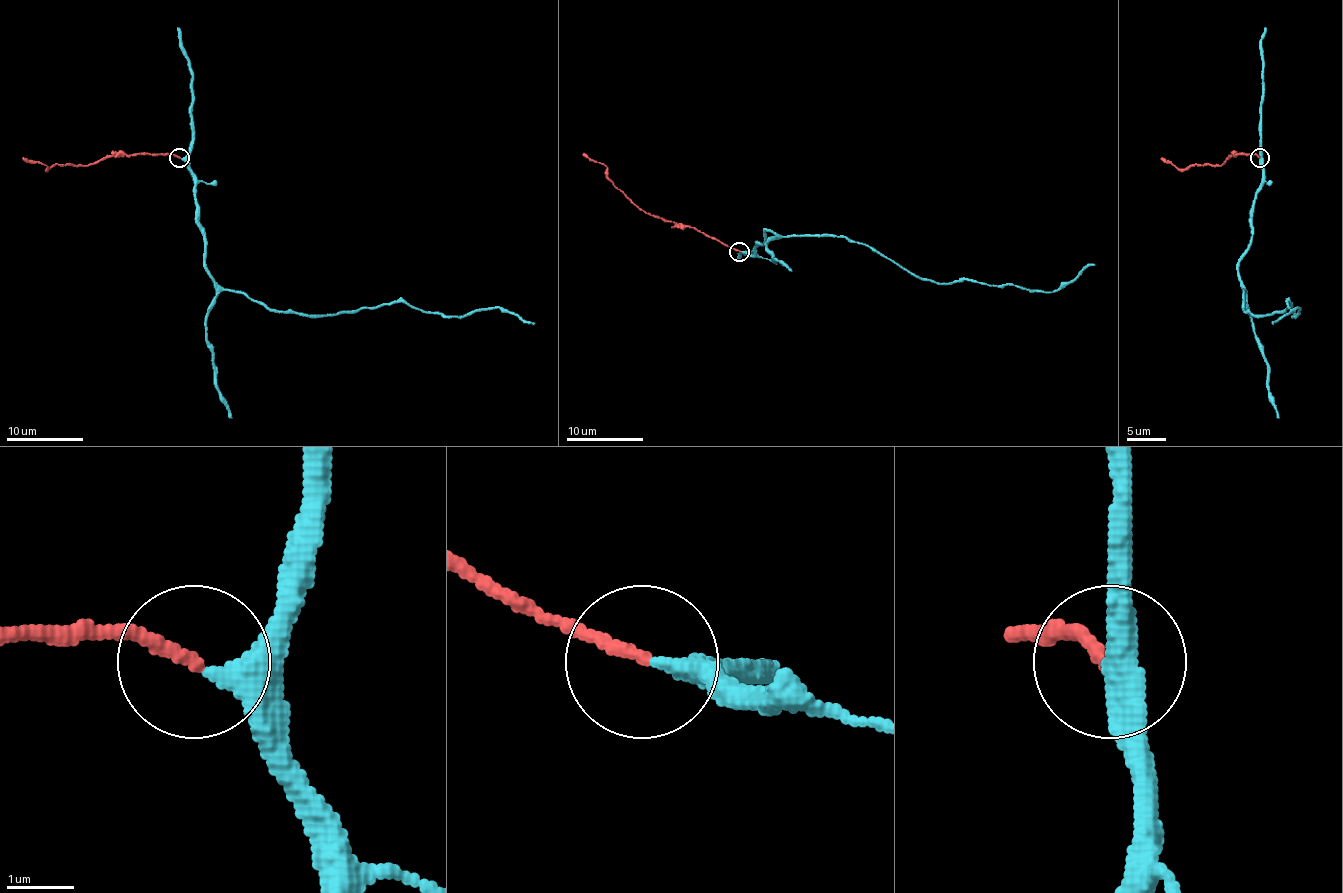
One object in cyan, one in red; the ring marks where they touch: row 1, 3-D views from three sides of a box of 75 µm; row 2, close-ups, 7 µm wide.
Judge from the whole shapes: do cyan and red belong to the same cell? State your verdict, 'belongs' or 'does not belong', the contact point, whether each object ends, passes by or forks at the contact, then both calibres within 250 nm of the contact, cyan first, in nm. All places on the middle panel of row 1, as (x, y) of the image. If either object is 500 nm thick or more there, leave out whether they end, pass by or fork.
belongs | (739, 251) | cyan passes by | red ends | 280/180 nm

